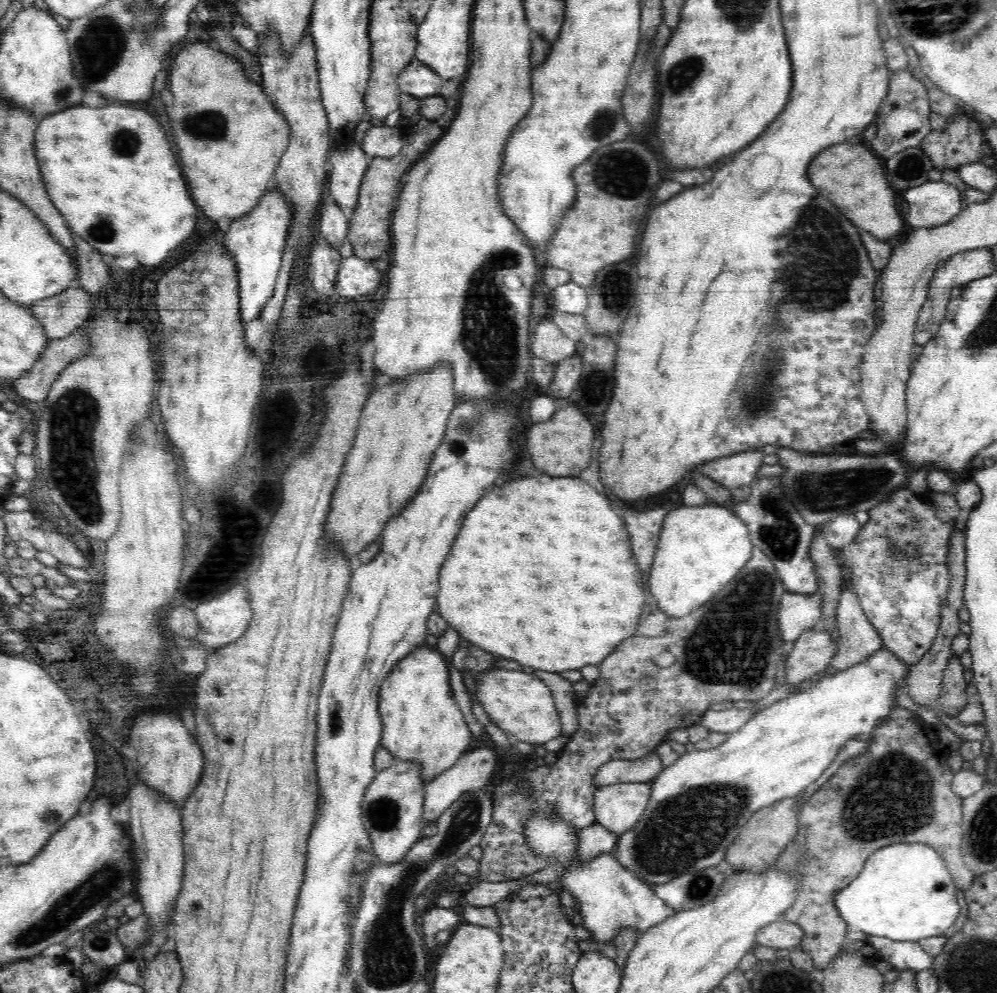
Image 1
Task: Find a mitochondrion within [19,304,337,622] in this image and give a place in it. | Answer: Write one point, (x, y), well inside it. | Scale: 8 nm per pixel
(73, 468)

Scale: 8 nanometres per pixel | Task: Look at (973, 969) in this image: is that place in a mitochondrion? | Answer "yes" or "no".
yes

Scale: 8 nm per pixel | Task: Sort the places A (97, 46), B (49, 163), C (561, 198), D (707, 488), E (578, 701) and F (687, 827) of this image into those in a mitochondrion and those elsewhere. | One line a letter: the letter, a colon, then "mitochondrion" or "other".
A: mitochondrion
B: other
C: other
D: other
E: other
F: mitochondrion

